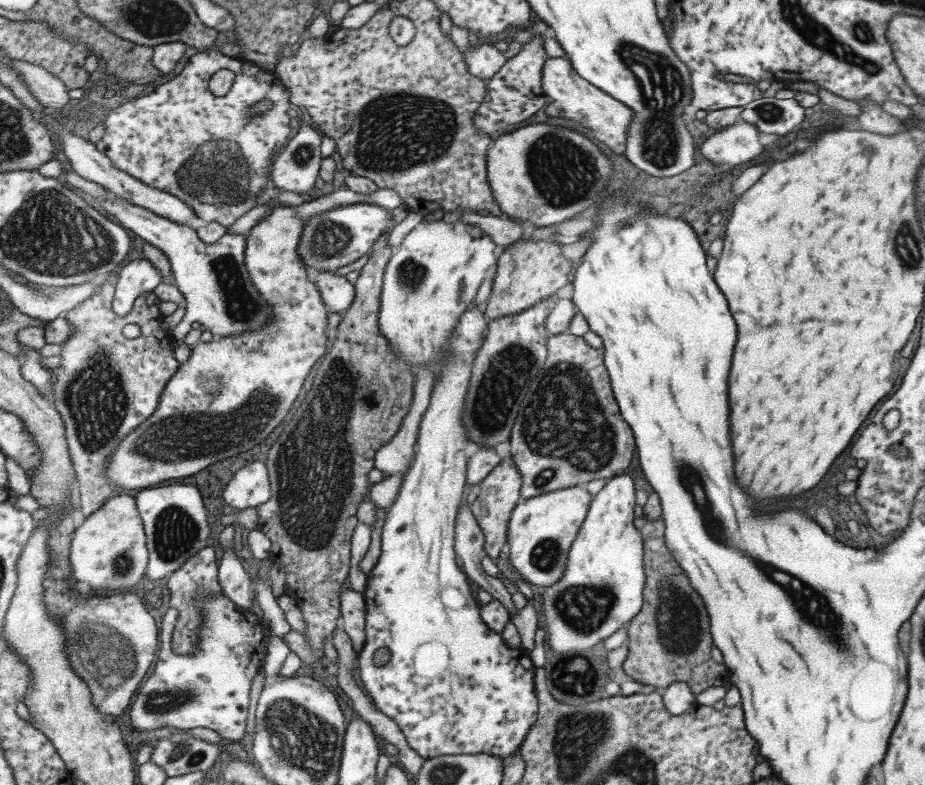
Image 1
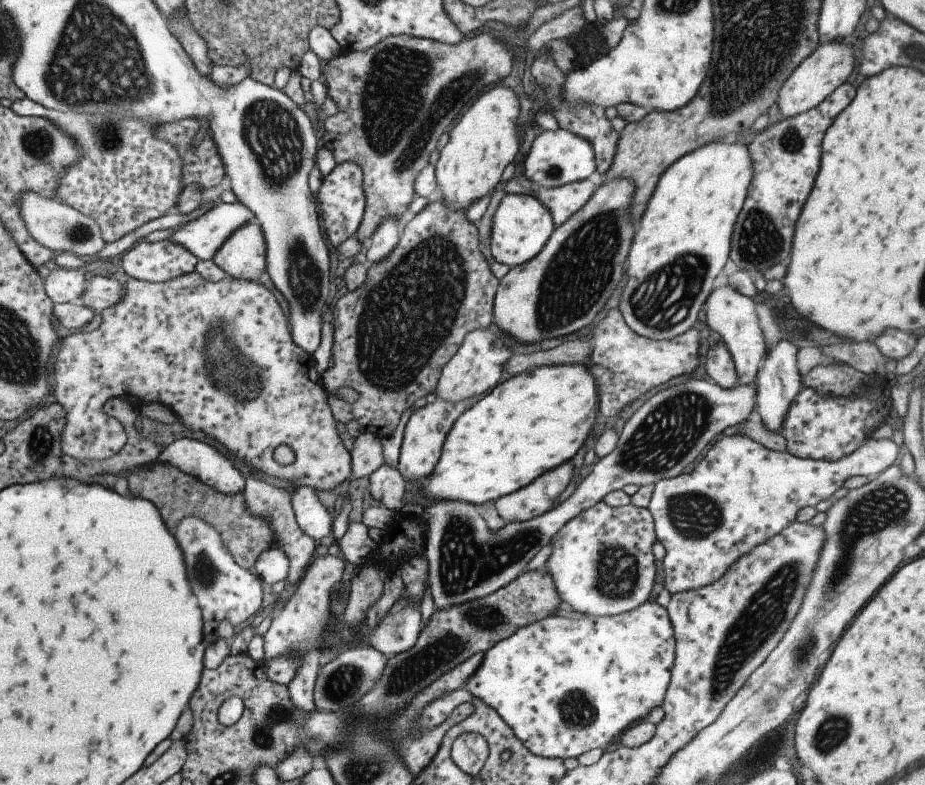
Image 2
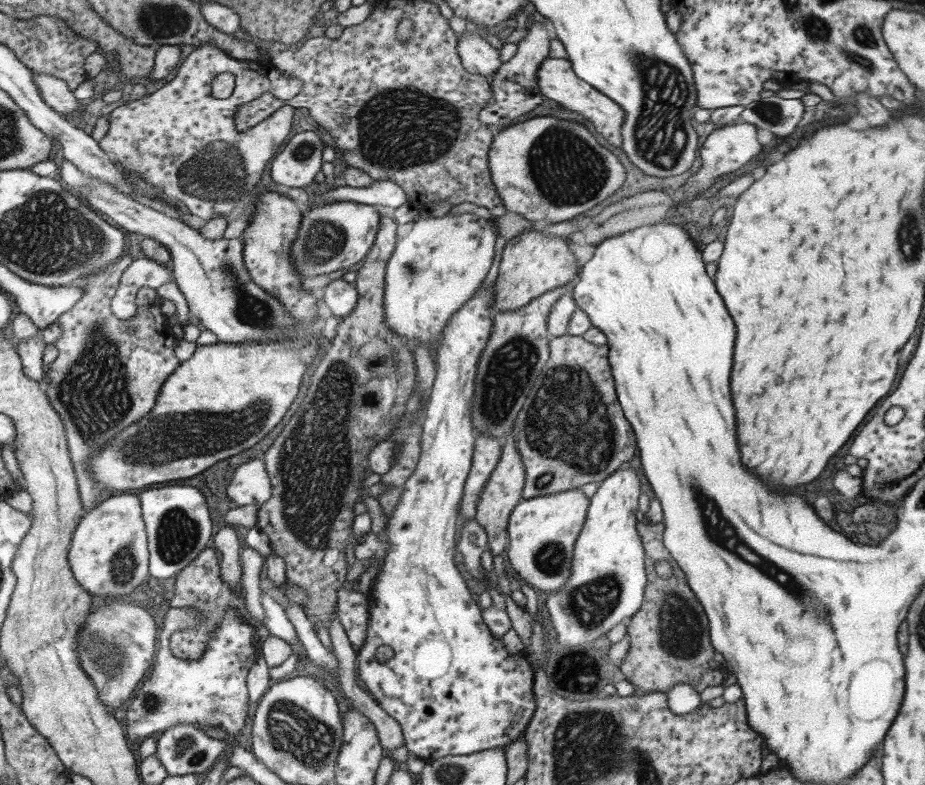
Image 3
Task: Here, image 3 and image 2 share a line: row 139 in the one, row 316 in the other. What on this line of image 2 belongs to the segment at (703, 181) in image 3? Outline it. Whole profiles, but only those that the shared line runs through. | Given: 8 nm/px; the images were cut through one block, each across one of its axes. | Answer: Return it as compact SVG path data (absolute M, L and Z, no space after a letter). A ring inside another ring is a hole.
M725 283L723 286L711 290L703 305L705 305L705 309L703 309L705 311L704 325L719 335L727 352L731 355L735 366L735 374L737 374L737 385L754 382L757 374L757 364L759 364L761 357L766 354L761 329L757 324L755 302L752 298L739 294L729 284Z

